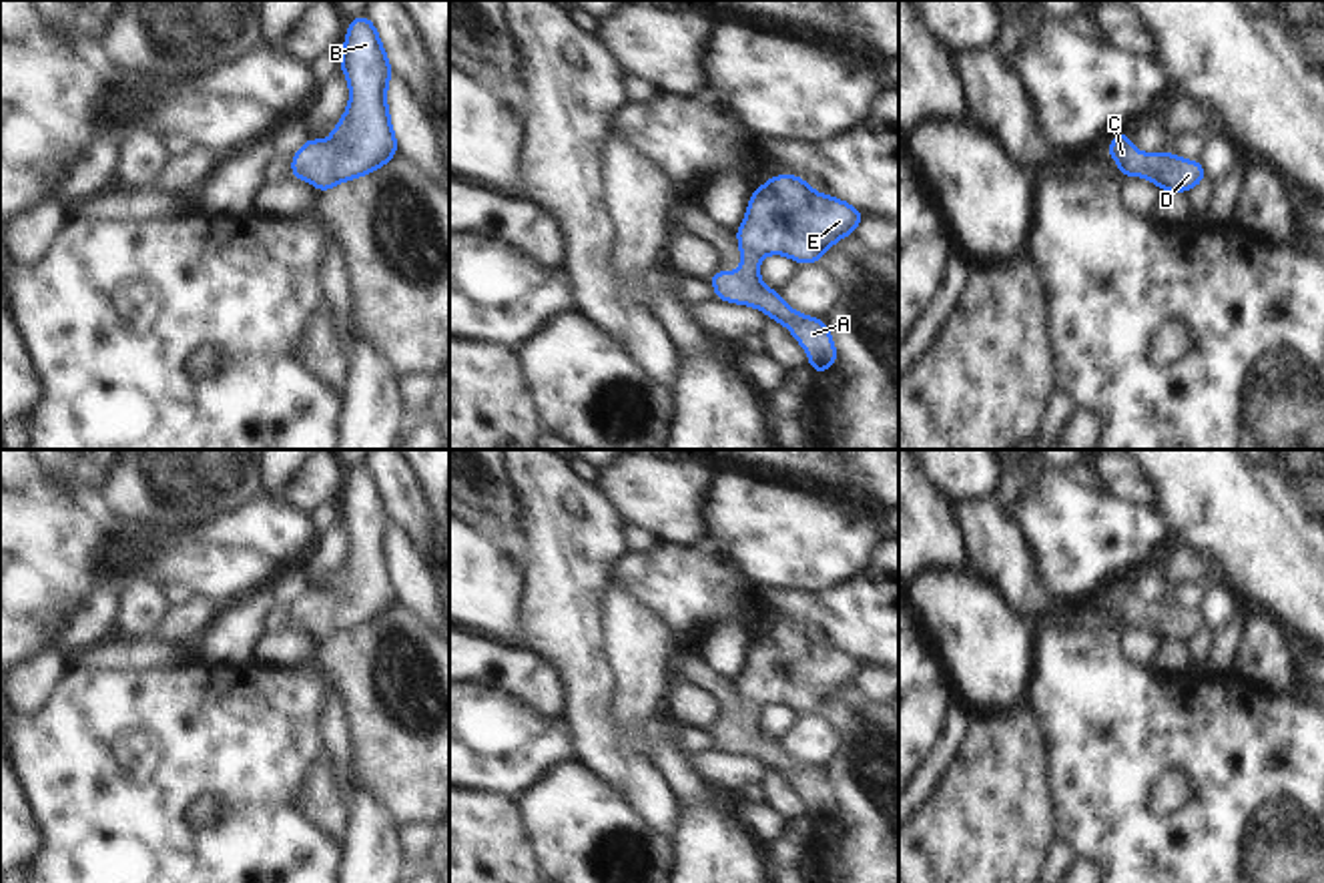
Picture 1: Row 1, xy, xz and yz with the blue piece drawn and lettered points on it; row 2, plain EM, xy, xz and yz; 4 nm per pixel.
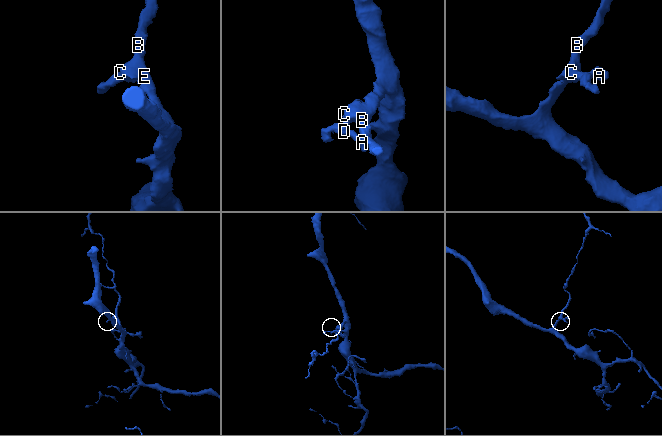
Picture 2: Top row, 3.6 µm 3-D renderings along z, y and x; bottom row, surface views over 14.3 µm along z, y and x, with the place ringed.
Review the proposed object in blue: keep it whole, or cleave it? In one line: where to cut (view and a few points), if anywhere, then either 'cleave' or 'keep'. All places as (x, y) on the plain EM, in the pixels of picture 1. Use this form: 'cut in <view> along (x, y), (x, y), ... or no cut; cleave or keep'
no cut; keep

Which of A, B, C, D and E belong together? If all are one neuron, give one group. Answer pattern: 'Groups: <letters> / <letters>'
Groups: A B C D E

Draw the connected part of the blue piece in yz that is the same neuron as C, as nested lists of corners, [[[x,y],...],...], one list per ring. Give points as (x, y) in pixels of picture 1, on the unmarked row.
[[[1117,580],[1107,592],[1107,606],[1119,612],[1117,628],[1145,626],[1164,642],[1190,642],[1206,630],[1202,608],[1188,610],[1176,602],[1141,602],[1129,594],[1129,580]]]

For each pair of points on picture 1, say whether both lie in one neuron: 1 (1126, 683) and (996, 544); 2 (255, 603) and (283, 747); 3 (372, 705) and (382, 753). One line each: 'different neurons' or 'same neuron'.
1: different neurons
2: different neurons
3: same neuron

